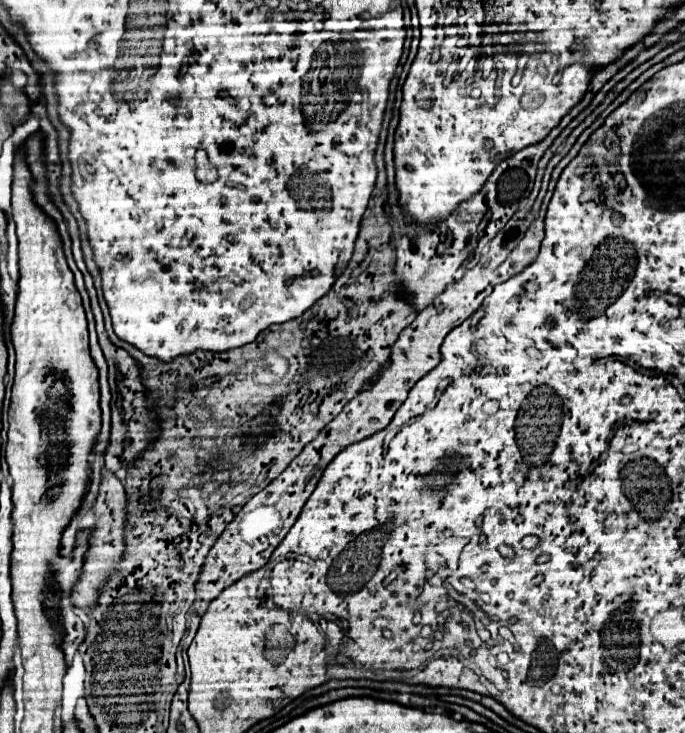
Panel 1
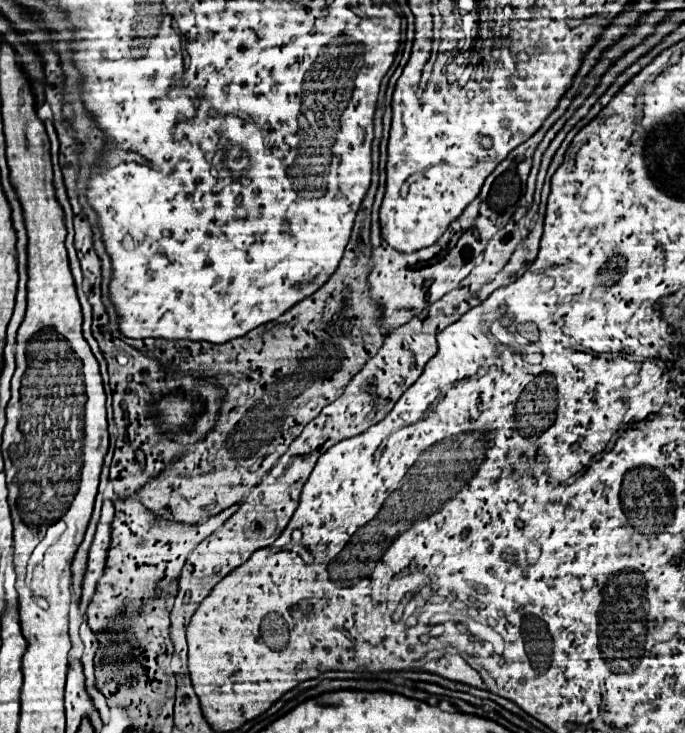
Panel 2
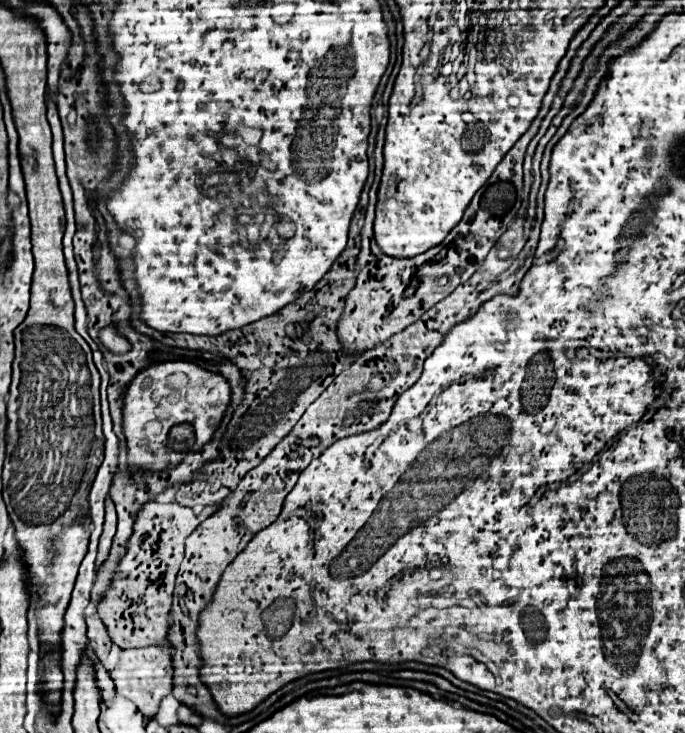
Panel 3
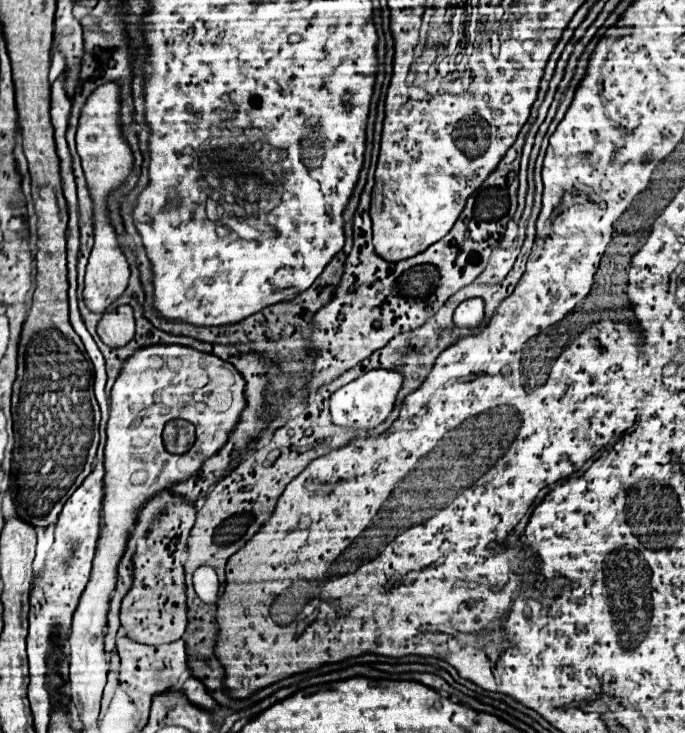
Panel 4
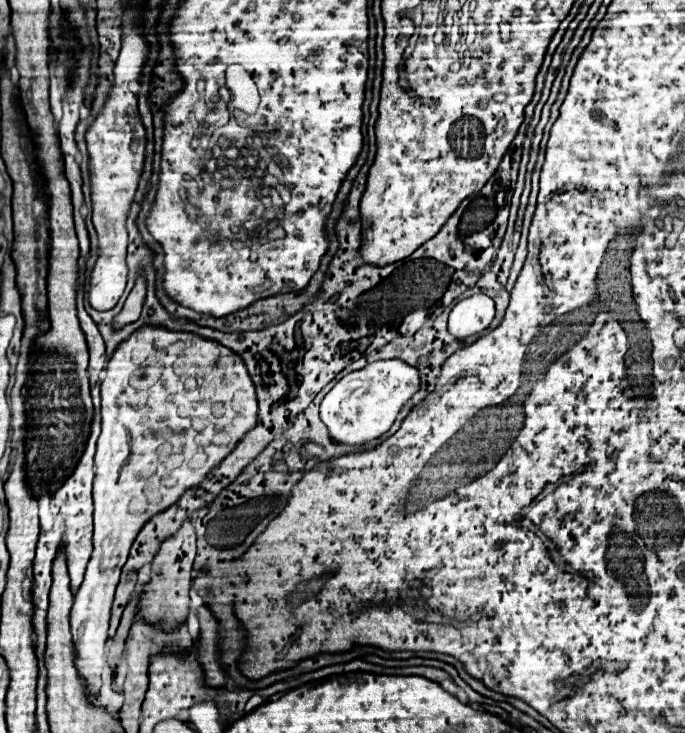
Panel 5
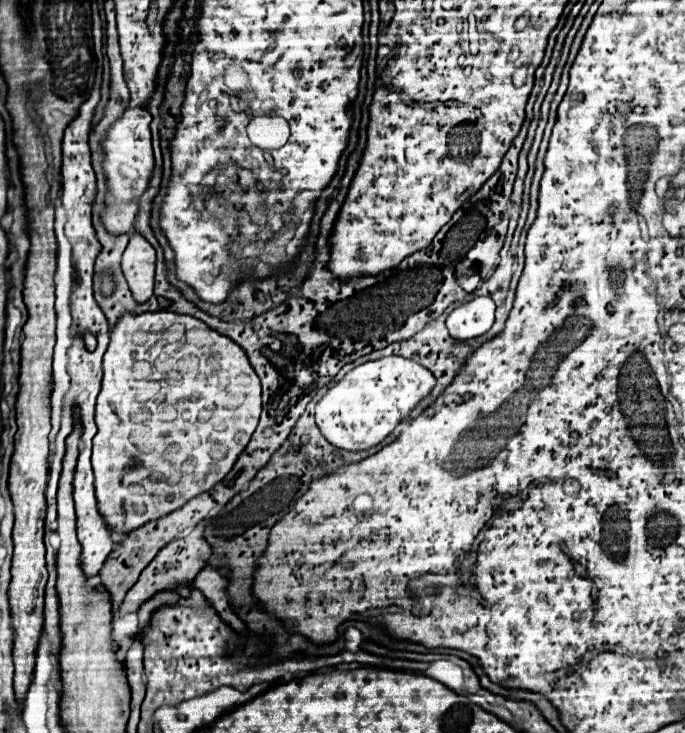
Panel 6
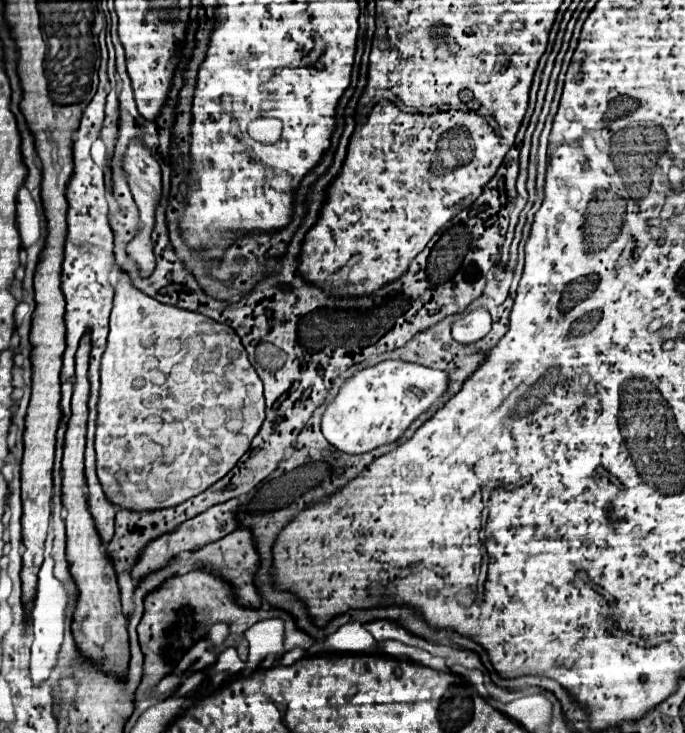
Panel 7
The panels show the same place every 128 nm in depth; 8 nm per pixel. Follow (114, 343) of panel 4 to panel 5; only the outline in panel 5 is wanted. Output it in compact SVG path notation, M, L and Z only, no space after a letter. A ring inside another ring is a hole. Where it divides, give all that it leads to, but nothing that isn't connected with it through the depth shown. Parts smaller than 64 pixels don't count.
M140 276L138 282L136 282L136 286L134 286L134 290L132 290L130 296L126 298L122 312L112 320L112 328L114 328L114 330L120 330L120 328L124 328L126 324L132 324L132 322L138 320L140 310L142 310L142 304L144 304L144 296L146 296L146 282L144 282L144 278Z

